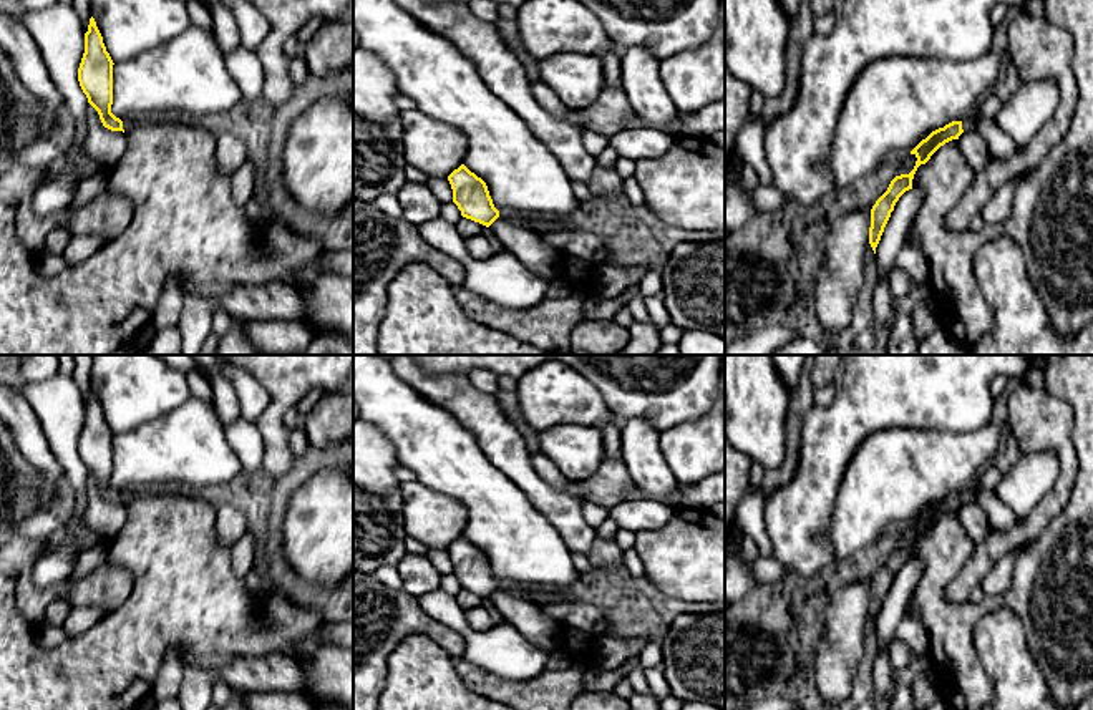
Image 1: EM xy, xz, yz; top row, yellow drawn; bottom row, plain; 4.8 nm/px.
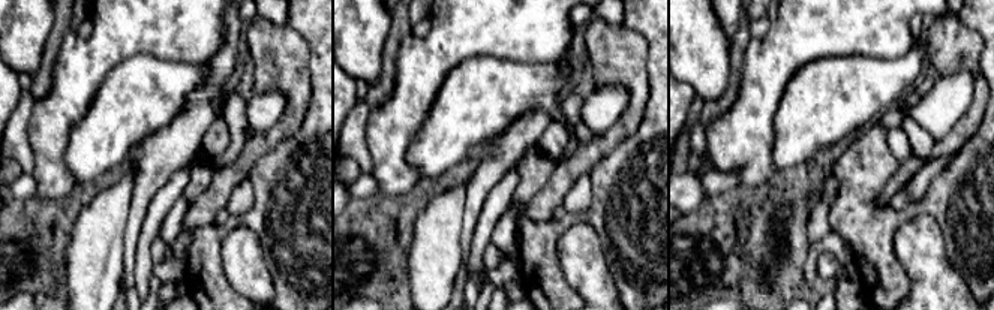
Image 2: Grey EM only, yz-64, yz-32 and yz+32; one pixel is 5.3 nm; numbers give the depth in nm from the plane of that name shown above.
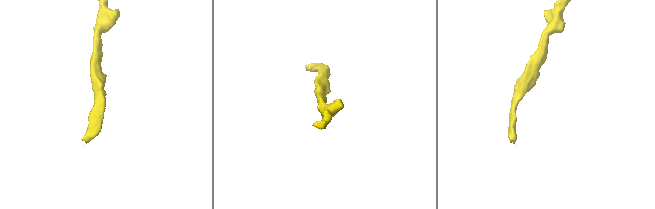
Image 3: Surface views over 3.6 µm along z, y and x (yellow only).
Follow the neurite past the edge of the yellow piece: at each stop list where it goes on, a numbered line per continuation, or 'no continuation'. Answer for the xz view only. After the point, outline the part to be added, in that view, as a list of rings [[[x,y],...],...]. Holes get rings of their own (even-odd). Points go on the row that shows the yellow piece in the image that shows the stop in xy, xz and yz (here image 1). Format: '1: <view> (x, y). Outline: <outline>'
no continuation

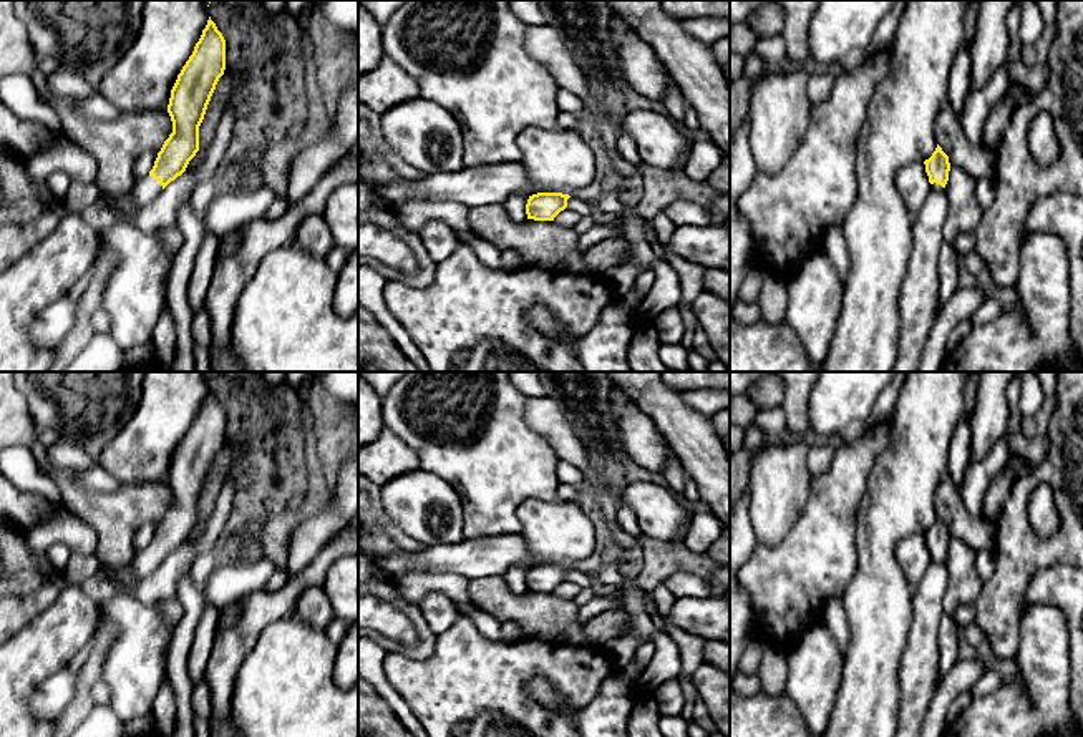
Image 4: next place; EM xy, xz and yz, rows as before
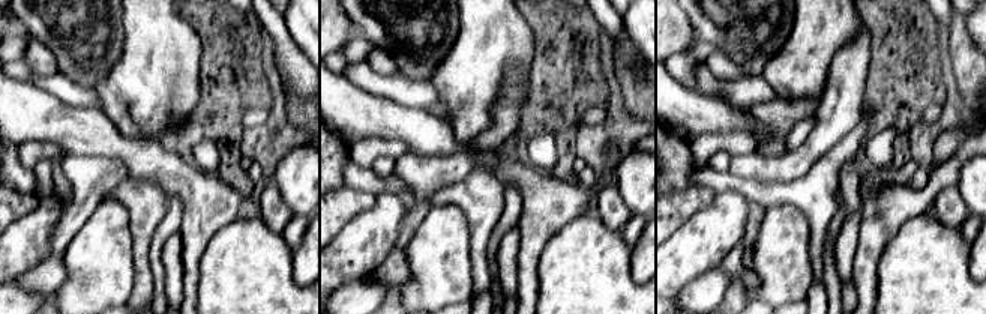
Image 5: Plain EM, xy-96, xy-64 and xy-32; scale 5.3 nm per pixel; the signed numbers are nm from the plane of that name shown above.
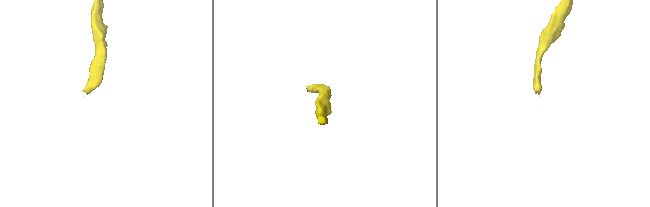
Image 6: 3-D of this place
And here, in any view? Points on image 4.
1: xy (145, 191). Outline: [[[148,174],[146,178],[134,181],[131,191],[126,194],[126,199],[136,207],[144,207],[151,204],[161,191],[163,186],[159,181]]]

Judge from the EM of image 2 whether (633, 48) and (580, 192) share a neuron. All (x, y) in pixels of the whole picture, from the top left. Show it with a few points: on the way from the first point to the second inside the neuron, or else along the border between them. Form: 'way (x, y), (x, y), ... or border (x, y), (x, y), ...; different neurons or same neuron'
border (588, 171), (564, 198); different neurons

